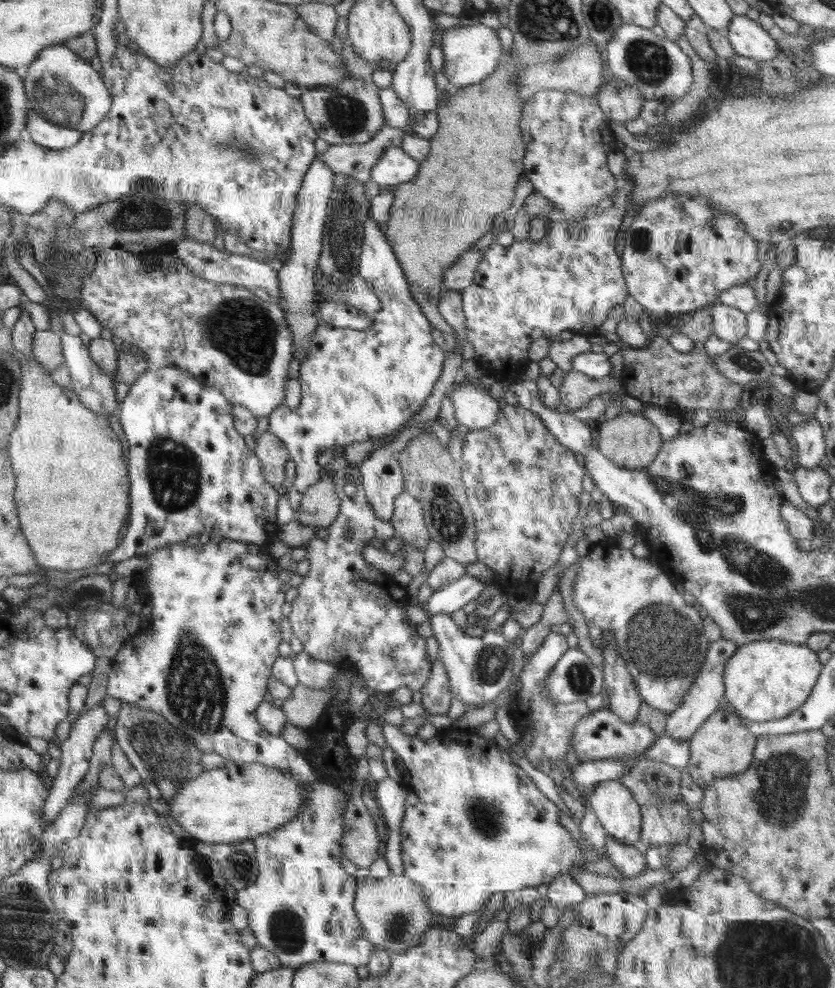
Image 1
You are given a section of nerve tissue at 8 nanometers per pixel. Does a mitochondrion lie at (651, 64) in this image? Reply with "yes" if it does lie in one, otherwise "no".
yes

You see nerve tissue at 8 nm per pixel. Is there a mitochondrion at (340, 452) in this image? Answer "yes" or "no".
no

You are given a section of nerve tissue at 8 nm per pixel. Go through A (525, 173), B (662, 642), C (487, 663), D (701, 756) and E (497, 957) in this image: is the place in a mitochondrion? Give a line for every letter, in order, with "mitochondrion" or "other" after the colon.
A: other
B: mitochondrion
C: mitochondrion
D: other
E: other

